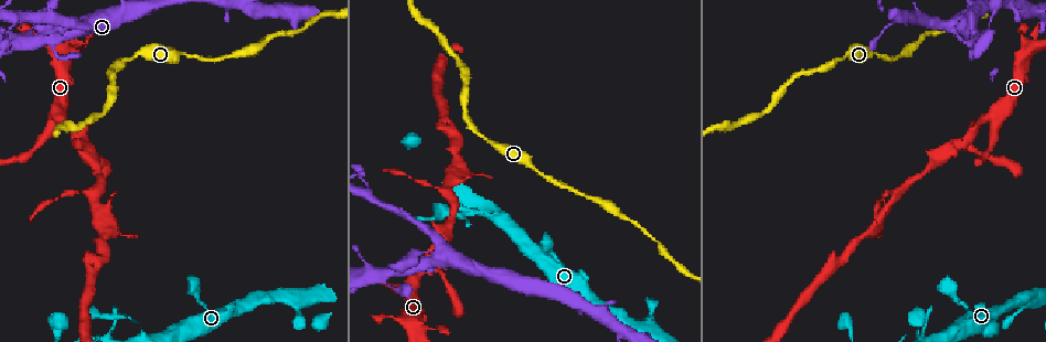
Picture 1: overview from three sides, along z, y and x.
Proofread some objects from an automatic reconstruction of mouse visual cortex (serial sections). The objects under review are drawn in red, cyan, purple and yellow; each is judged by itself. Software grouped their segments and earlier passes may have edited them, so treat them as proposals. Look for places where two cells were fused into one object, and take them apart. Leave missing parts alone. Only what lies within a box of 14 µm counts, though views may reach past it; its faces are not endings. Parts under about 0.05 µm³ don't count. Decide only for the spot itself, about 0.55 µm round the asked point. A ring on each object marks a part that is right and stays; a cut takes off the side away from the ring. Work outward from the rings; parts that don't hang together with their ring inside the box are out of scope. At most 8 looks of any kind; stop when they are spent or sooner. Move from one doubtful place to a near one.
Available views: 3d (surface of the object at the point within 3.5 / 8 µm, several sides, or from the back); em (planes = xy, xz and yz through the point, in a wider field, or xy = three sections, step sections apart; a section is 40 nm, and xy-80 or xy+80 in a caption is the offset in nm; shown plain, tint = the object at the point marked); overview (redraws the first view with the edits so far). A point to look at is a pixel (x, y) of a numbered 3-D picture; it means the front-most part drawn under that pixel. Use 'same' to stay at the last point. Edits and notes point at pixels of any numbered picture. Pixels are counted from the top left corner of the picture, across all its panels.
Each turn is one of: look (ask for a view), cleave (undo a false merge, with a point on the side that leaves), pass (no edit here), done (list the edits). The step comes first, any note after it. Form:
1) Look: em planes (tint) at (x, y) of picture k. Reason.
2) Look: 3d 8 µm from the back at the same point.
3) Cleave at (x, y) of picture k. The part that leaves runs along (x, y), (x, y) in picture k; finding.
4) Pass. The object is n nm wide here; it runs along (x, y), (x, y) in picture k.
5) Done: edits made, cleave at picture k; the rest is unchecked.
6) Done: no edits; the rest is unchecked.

Look: 3d 3.5 µm at (85, 43) of picture 1. A narrow waist.

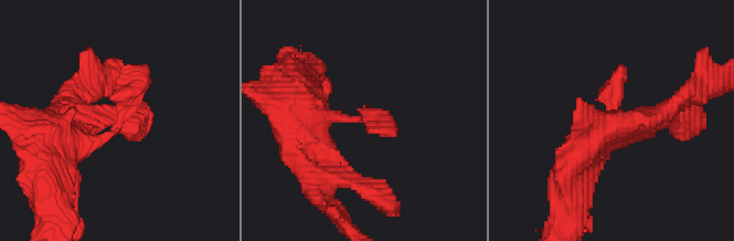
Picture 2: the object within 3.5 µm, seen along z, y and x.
Look: em xy step 3 (tint) at (118, 123) of picture 2. Need the tissue.

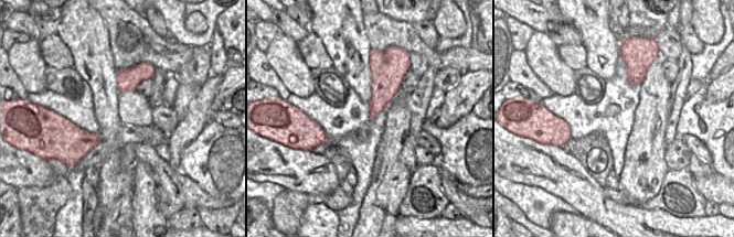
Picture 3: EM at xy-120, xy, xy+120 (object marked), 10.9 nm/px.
Pass. Continuous, no second cell.

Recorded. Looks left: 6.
Look: 3d 8 µm at (56, 114) of picture 1. Arms part here.

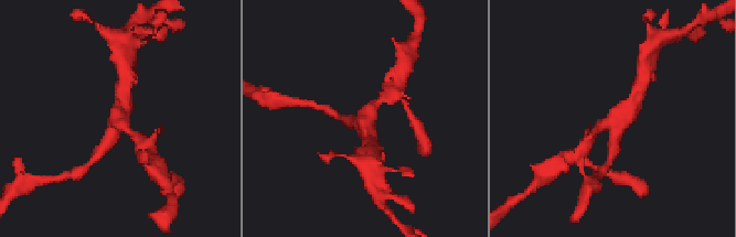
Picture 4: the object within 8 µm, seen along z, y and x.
Look: 3d 3.5 µm at (119, 120) of picture 4.

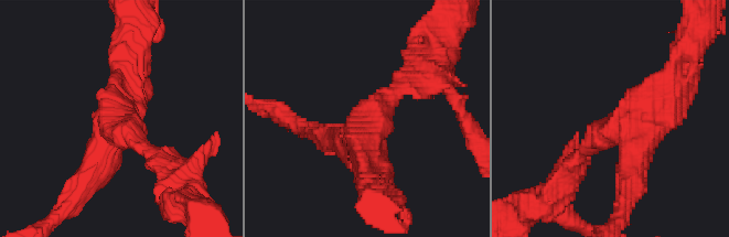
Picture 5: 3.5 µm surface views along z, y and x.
Look: em planes (tint) at (364, 132) of picture 5. 3 arms meet here; the arms are 250, 350, 400 nm wide.

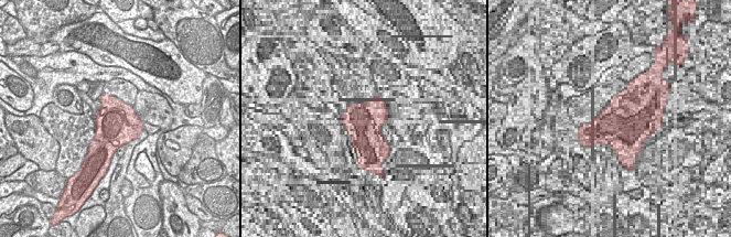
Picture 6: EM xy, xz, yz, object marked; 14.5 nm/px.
Pass. It runs along (685, 72), (651, 119), (583, 152) in picture 5; all the same cell.

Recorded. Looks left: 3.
Look: 3d 3.5 µm at (969, 56) of picture 1. Abrupt turn.

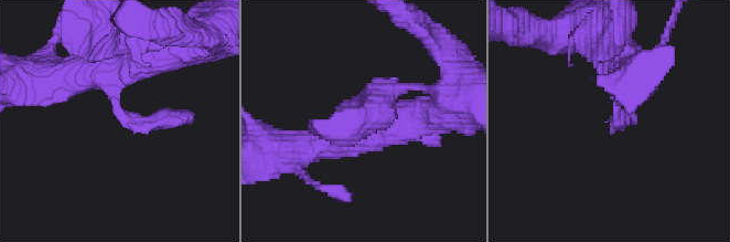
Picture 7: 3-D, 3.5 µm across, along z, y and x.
Look: em xy step 1 (tint) at (616, 111) of picture 7. Need the tissue.

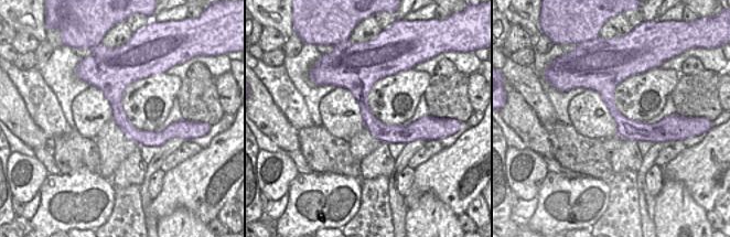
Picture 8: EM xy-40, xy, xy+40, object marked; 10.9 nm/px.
Pass. It runs along (115, 69), (118, 116), (158, 143) in picture 8; one cell here.

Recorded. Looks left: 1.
Done: no edits; the rest is unchecked.

